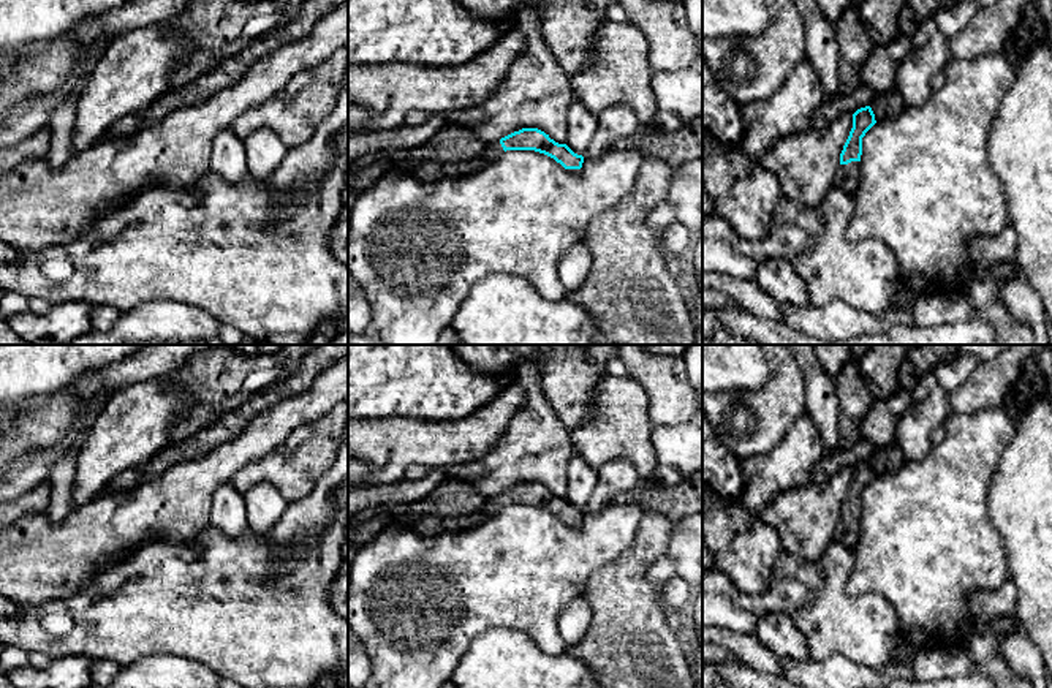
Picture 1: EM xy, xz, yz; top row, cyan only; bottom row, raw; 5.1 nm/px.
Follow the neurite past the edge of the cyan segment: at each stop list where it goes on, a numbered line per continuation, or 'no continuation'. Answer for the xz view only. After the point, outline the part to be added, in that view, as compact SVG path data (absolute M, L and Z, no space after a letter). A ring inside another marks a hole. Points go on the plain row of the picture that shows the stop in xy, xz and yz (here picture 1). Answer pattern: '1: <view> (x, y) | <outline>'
1: xz (492, 505) | M495 495L495 497L490 497L486 500L484 506L482 506L482 512L487 514L487 516L494 516L497 514L498 511L503 509L503 501L500 498L500 495Z

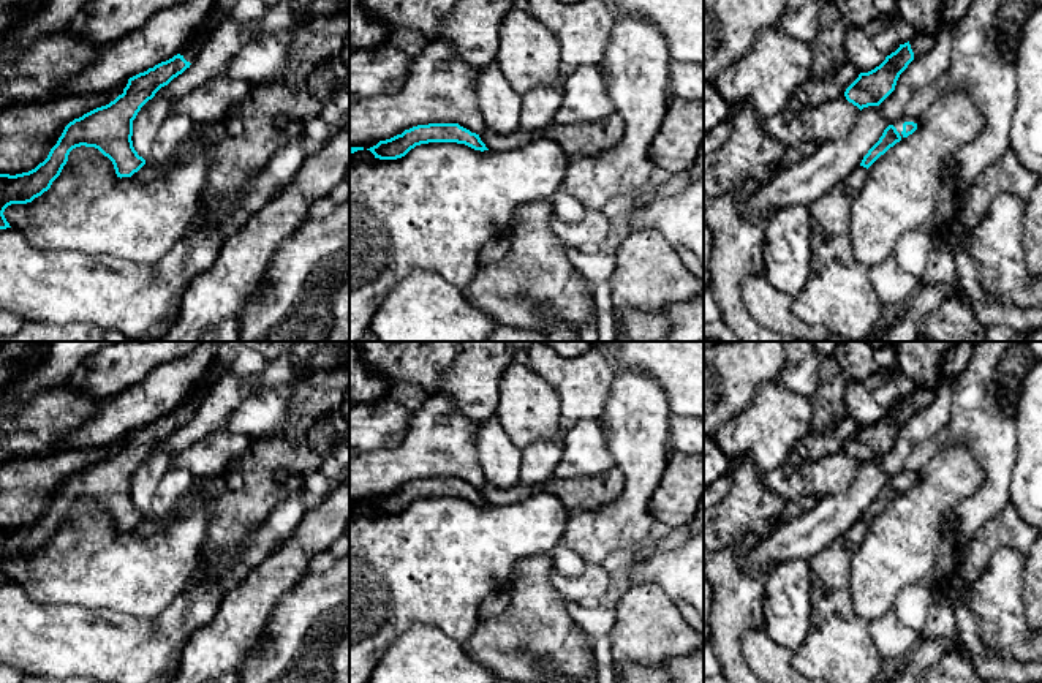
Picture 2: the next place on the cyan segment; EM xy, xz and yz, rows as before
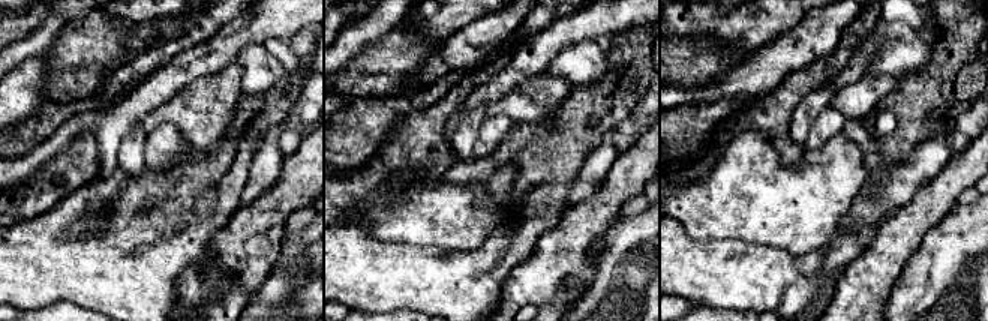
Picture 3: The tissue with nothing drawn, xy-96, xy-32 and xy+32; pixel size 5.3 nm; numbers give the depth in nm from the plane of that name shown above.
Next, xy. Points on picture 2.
1: xy (204, 383) | M212 365L213 367L213 365ZM210 367L210 368L212 368ZM209 368L209 372L204 375L204 376L201 376L196 383L194 383L194 386L193 386L193 389L190 391L190 394L187 395L187 398L180 403L180 409L187 414L187 416L190 416L190 417L193 417L194 416L194 413L196 413L196 409L199 408L199 405L201 405L201 400L204 398L204 395L207 394L207 391L213 386L213 383L215 381L212 381L210 379L210 368Z

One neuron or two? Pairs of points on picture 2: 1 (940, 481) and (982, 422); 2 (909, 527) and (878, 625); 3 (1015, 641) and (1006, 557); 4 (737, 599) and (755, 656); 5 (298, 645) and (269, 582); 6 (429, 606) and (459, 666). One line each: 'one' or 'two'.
1: two
2: two
3: one
4: two
5: two
6: two

